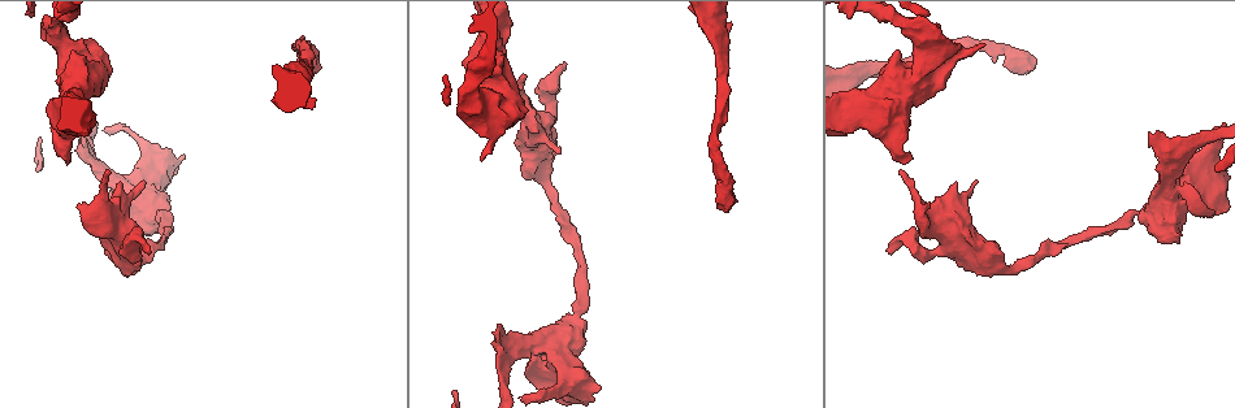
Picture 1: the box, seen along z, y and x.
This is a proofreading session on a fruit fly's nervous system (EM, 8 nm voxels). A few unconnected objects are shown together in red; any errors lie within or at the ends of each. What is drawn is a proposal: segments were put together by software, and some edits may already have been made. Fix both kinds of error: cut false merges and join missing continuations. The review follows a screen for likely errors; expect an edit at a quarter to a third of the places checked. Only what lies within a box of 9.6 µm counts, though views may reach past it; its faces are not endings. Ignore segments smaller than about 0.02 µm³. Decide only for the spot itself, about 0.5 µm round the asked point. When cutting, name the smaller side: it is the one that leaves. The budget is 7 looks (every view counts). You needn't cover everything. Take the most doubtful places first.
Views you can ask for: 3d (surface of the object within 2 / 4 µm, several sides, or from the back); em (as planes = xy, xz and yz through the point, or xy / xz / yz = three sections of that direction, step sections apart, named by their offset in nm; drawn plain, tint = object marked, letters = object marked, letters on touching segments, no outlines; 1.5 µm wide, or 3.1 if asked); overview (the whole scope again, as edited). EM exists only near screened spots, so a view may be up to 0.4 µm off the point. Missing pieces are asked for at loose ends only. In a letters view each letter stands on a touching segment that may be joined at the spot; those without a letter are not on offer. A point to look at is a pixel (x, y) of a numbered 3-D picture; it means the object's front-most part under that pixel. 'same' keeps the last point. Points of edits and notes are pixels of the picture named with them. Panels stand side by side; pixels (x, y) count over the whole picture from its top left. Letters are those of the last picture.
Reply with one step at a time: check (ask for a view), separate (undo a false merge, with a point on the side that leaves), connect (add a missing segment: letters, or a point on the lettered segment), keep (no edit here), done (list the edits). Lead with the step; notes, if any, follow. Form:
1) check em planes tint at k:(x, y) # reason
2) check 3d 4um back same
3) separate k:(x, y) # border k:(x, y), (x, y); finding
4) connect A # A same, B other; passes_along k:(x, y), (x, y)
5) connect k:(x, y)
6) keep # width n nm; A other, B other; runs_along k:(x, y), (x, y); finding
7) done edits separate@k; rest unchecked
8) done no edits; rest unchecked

check em planes letters at 1:(565, 65) # free end

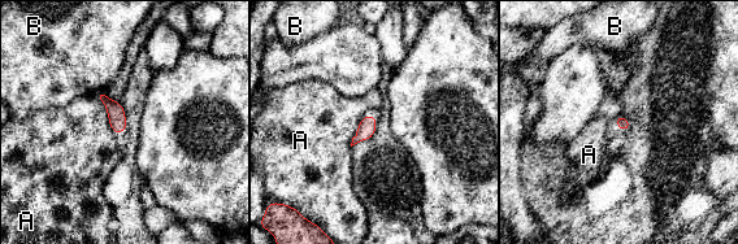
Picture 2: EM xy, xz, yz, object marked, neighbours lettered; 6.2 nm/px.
keep # longest_contact A 280 nm; A other, B other; border 2:(94, 96), (104, 105), (114, 134); none of them fits

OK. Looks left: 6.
check em planes plain at 1:(1034, 61) # free end

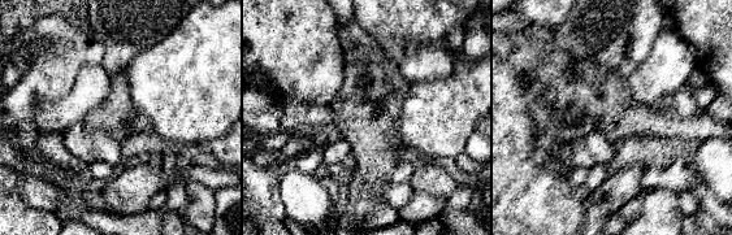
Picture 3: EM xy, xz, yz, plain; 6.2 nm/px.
check em planes letters same # what lies round it

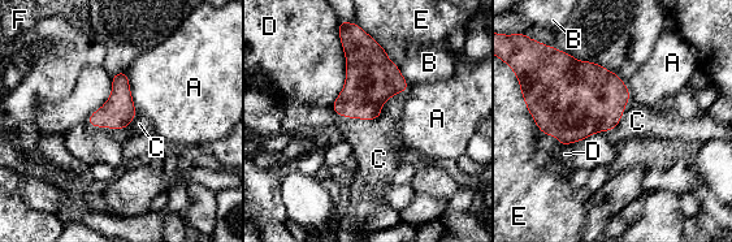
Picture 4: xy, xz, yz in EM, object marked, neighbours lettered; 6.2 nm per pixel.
connect C # A other, B other, C same, D other, E other, F other; passes_along 4:(371, 78), (373, 119), (379, 158); it goes on there

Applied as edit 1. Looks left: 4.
check em planes letters at 1:(142, 185) # free end

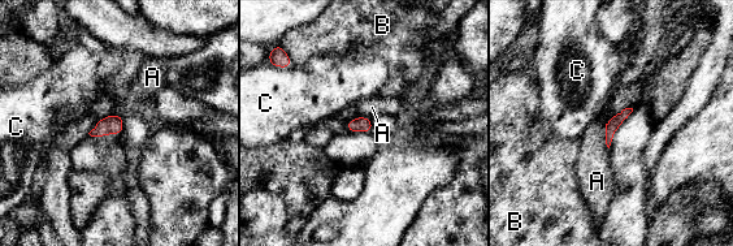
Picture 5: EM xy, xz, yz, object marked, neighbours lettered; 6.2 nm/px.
keep # A other, B other, C other; border 5:(610, 117), (606, 124), (607, 147); no lettered segment goes on from it

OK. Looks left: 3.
done edits connect@4; rest unchecked

